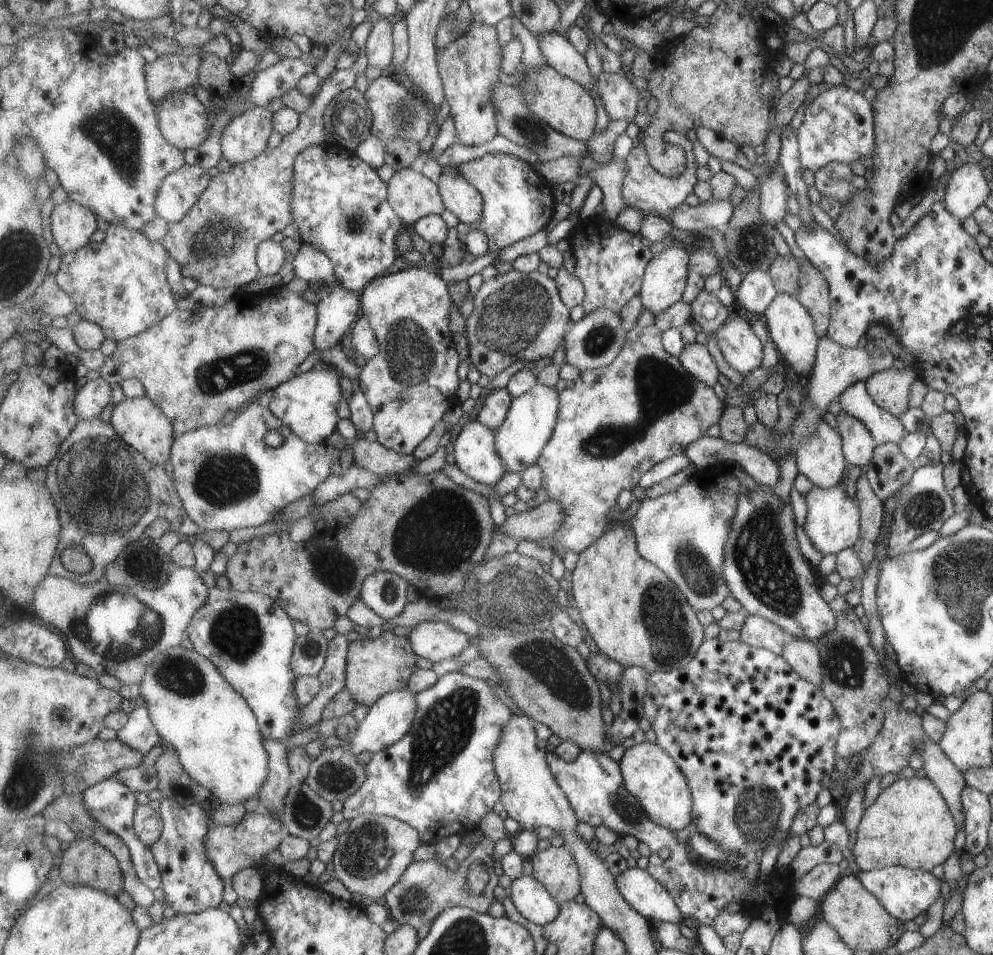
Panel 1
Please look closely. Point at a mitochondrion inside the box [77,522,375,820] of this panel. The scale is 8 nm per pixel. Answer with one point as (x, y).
(235, 630)

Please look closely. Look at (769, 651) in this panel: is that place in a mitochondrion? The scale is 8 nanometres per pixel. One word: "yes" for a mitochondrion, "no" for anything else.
no

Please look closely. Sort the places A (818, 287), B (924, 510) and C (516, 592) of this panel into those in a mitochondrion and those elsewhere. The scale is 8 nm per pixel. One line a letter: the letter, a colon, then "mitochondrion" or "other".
A: other
B: mitochondrion
C: mitochondrion

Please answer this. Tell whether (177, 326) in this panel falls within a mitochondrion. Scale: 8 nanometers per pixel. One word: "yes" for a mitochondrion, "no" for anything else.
no

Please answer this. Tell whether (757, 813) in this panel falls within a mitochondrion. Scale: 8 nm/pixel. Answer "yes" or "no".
yes

